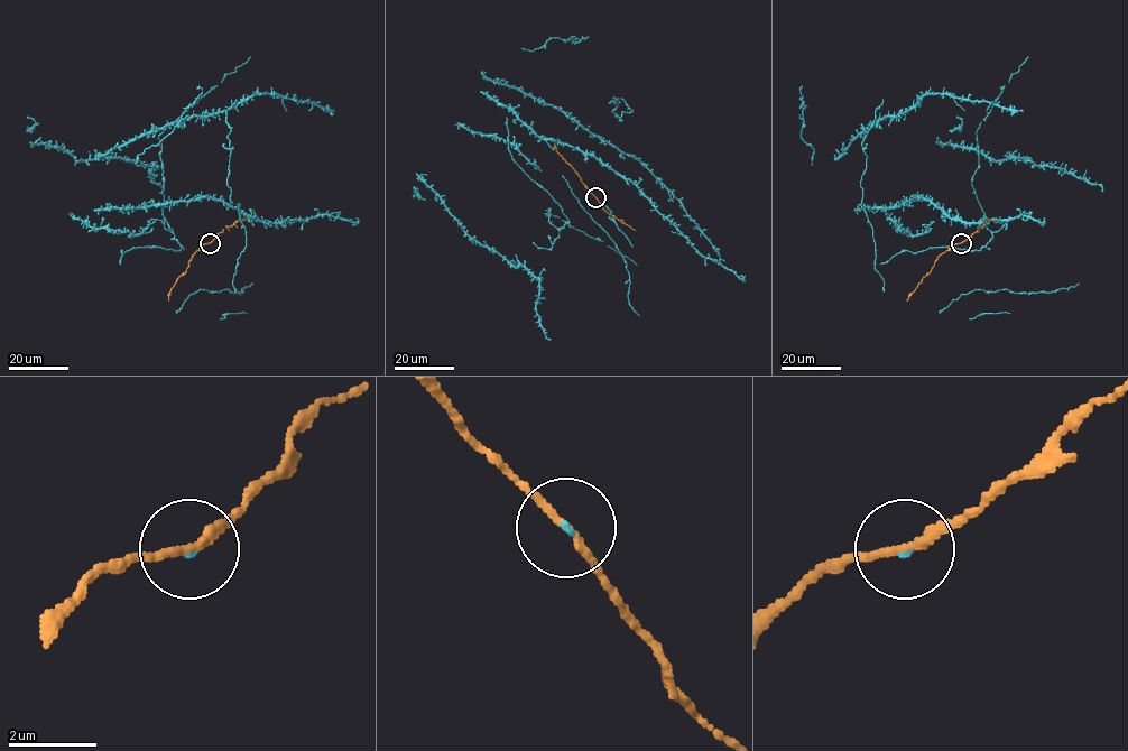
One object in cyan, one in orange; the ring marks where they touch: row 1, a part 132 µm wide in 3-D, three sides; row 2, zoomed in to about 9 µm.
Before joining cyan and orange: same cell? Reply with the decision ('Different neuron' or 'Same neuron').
Same neuron

